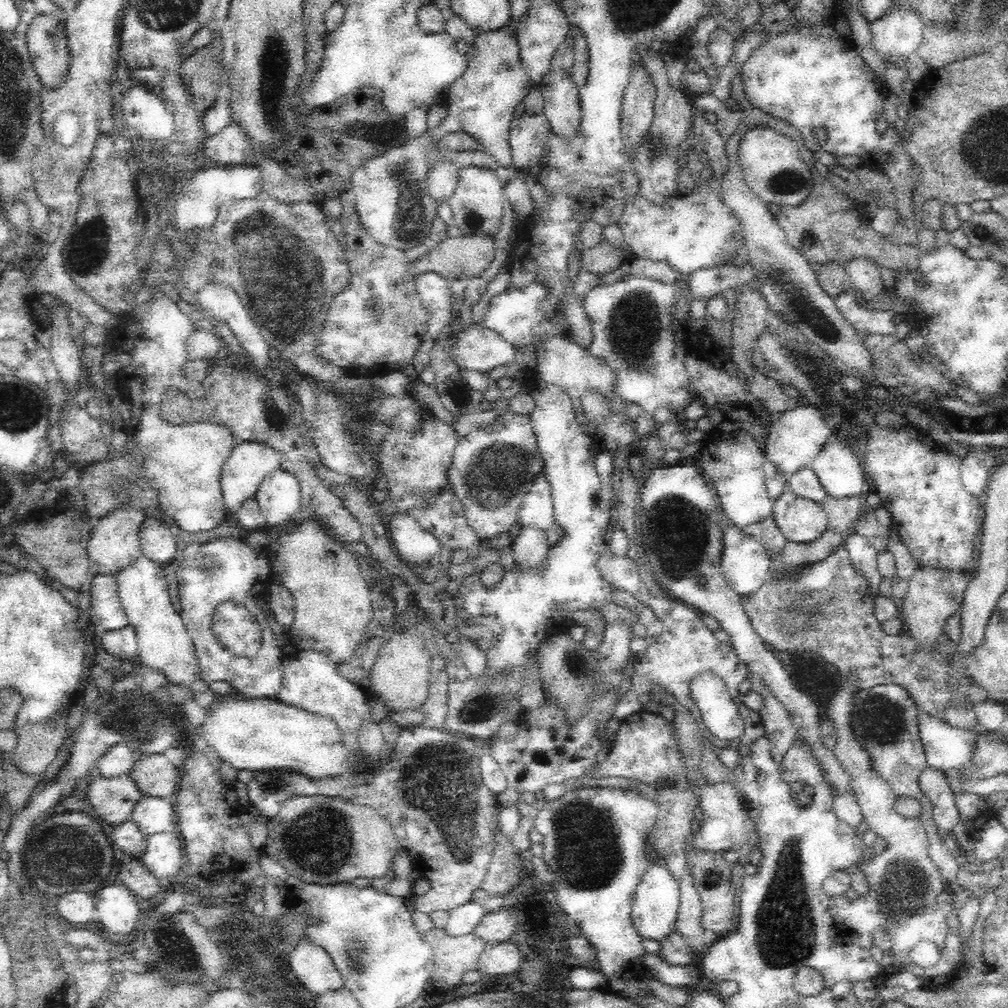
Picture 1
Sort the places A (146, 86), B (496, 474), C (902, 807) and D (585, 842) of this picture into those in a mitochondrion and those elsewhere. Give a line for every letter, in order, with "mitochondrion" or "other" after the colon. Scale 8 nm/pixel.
A: other
B: mitochondrion
C: other
D: mitochondrion

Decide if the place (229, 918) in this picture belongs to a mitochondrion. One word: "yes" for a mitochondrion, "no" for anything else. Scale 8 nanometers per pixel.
yes

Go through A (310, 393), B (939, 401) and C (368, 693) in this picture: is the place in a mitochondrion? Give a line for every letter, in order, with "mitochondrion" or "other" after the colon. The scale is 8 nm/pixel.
A: other
B: other
C: other

